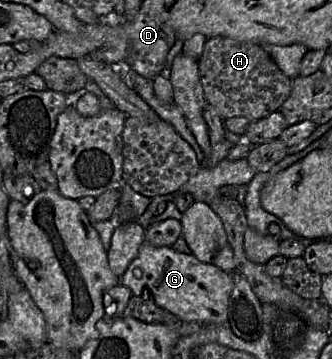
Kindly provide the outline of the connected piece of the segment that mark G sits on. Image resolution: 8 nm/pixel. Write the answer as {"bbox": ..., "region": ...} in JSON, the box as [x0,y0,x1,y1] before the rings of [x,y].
{"bbox":[120,241,234,324],"region":[[[145,241],[140,246],[137,257],[120,277],[120,284],[130,288],[134,296],[151,299],[156,305],[185,322],[221,324],[228,321],[228,304],[234,287],[231,273],[223,271],[213,263],[203,263],[193,254],[182,254],[171,247],[155,247]]]}

